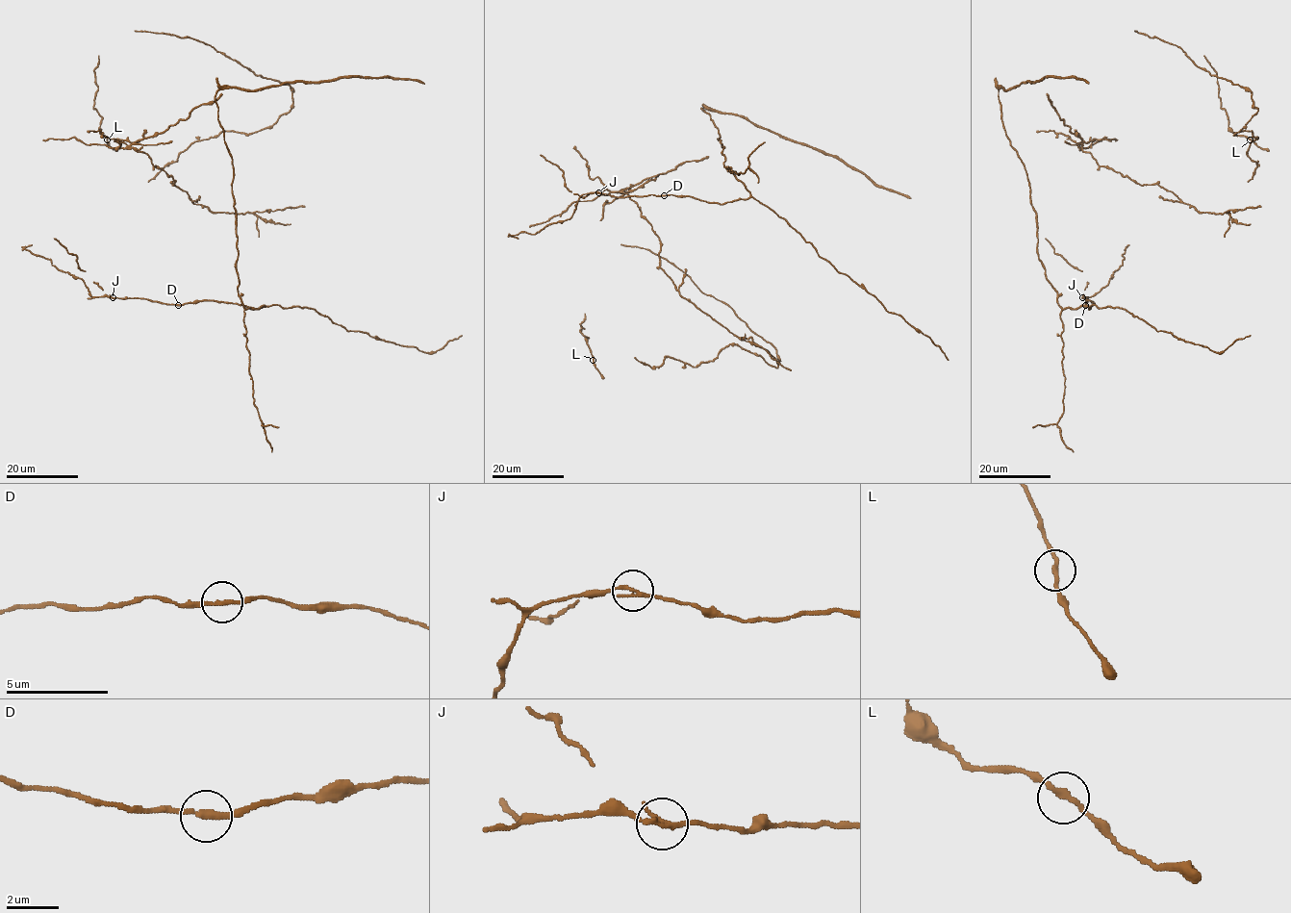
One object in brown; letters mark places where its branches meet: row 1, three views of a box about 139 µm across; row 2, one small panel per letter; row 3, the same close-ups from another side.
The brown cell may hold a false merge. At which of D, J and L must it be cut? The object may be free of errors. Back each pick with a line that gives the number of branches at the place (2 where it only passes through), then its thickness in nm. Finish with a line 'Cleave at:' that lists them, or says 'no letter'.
J: 2 | 200 nm
Cleave at: J

